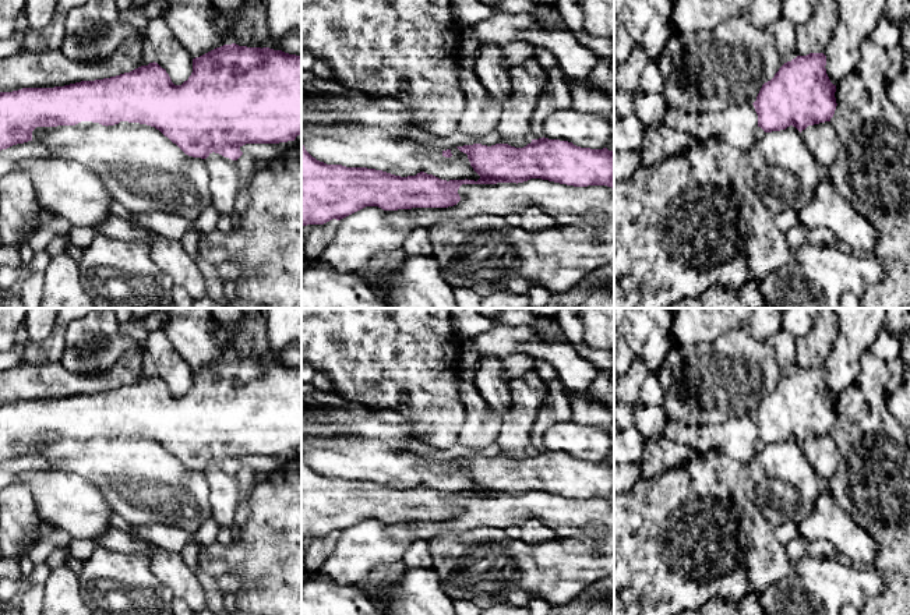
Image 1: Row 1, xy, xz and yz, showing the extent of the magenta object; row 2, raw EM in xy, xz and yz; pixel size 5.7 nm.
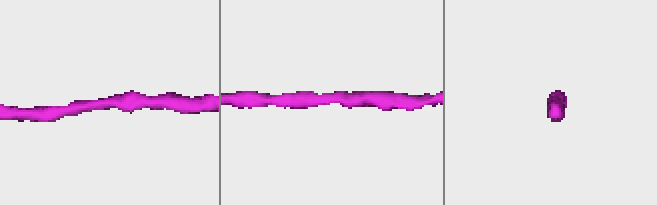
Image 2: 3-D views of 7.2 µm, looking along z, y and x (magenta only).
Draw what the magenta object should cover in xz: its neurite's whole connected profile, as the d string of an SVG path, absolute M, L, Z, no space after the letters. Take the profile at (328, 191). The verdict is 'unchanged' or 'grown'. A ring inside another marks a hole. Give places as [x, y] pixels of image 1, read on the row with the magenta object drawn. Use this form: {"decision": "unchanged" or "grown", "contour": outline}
{"decision": "unchanged", "contour": "M539 138L523 148L508 144L491 146L473 144L456 146L468 155L470 166L480 176L475 180L441 180L424 172L401 177L367 167L346 167L327 165L313 158L301 142L301 227L324 225L332 219L341 220L366 206L384 211L412 208L448 208L461 201L458 190L462 184L523 183L542 179L574 187L607 185L614 188L614 152L607 148L581 148L568 141Z"}

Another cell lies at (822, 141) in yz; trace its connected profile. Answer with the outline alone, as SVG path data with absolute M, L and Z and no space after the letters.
M829 121L808 126L801 131L803 141L818 166L832 166L840 148L840 138Z

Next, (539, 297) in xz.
M532 287L526 296L529 297L530 308L546 308L551 294L544 287Z

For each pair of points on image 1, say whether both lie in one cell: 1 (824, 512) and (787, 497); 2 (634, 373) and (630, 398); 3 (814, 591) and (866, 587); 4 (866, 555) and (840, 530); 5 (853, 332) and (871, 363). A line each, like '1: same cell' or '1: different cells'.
1: different cells
2: same cell
3: same cell
4: same cell
5: different cells

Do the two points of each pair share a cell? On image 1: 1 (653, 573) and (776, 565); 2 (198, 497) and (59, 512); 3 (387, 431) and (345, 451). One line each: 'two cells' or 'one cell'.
1: one cell
2: two cells
3: one cell

